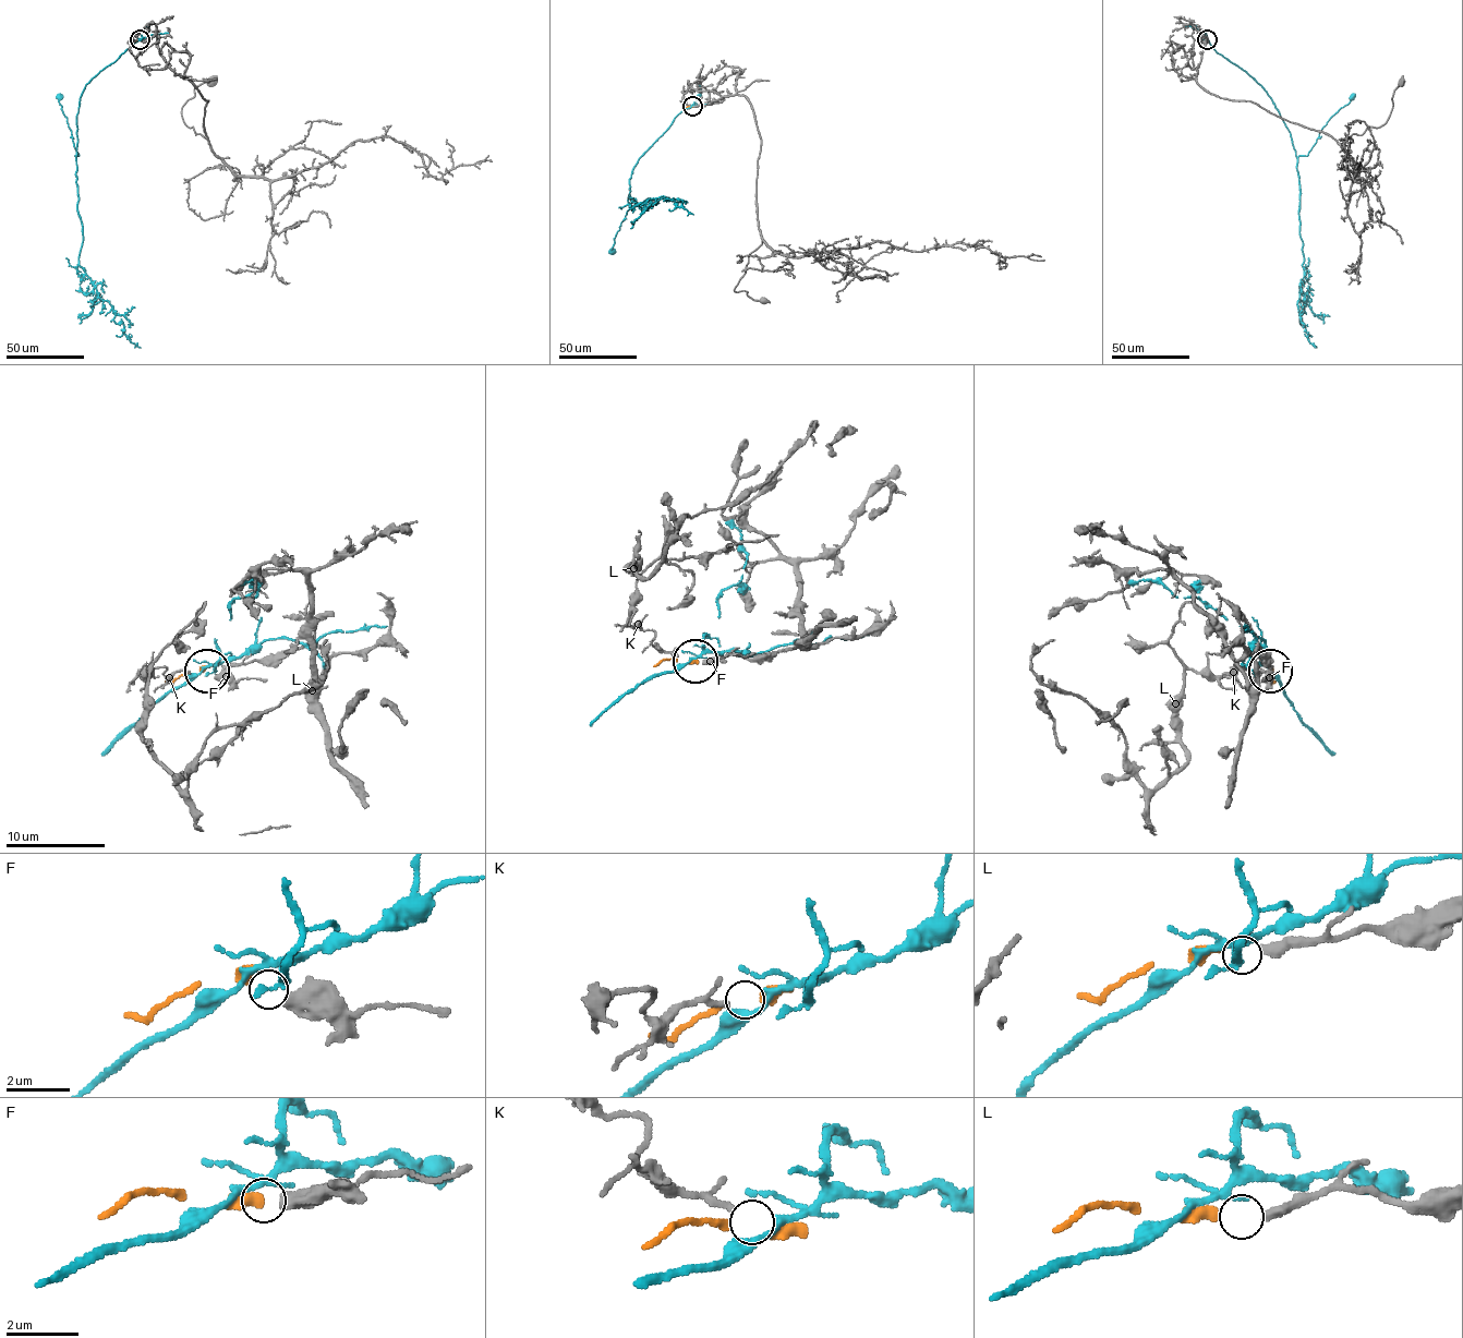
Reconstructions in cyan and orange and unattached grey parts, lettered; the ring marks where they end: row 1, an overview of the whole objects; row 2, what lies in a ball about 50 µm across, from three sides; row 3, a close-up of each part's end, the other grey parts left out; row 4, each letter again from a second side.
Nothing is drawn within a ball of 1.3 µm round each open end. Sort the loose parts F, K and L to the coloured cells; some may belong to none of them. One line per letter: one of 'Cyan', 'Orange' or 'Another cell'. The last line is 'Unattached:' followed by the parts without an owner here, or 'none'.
F: Another cell
K: Cyan
L: Orange
Unattached: F

